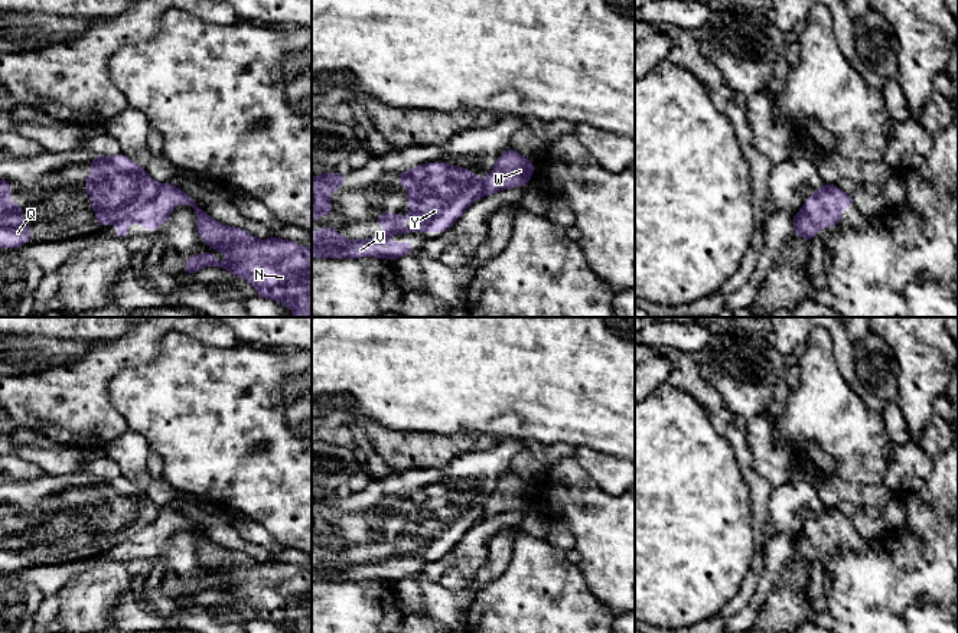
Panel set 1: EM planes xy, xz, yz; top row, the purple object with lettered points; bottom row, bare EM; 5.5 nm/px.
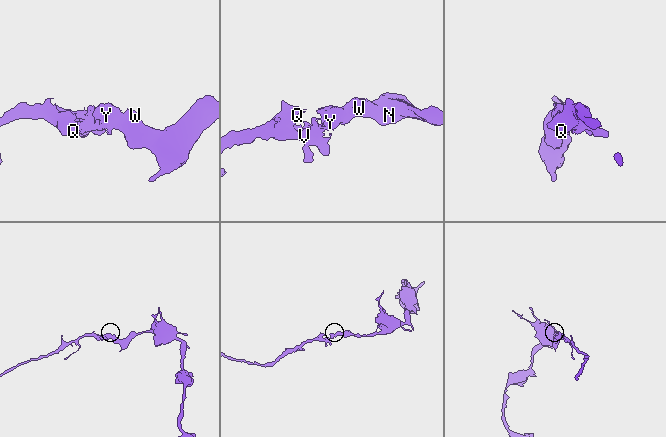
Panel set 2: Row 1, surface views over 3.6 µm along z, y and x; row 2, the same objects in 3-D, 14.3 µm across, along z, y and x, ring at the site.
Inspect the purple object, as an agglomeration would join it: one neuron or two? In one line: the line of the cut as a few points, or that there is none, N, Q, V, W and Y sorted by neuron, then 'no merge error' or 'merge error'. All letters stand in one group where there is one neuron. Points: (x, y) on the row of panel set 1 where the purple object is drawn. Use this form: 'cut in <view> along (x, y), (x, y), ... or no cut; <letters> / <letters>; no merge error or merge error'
cut in xy along (160, 183), (149, 201), (120, 221); N W / Q V Y; merge error

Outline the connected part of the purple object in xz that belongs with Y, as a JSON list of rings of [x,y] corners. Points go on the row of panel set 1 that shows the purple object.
[[[441,161],[426,163],[395,176],[407,187],[411,212],[381,211],[375,222],[385,228],[382,235],[348,241],[338,226],[312,229],[312,258],[398,258],[411,254],[416,242],[387,242],[394,234],[444,232],[483,193],[483,180],[469,169]]]

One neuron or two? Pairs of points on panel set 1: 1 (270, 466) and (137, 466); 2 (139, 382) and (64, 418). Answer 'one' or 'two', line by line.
1: two
2: two

